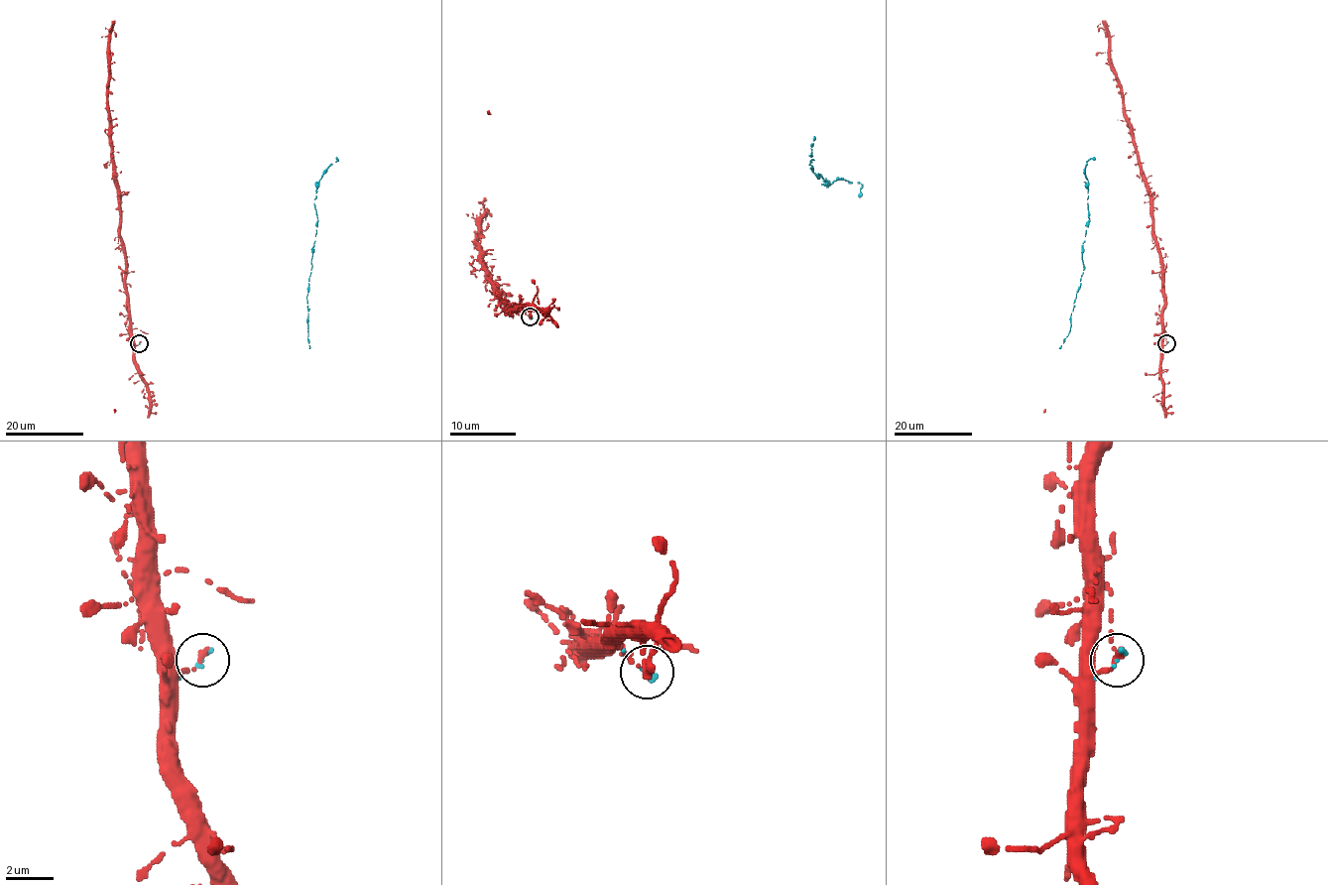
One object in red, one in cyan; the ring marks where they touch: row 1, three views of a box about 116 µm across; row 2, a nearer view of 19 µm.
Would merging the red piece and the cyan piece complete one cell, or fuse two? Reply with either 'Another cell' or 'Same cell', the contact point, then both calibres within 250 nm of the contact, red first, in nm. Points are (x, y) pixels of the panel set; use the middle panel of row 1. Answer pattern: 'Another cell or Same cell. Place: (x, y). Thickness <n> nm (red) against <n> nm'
Same cell. Place: (530, 316). Thickness 280 nm (red) against 190 nm

